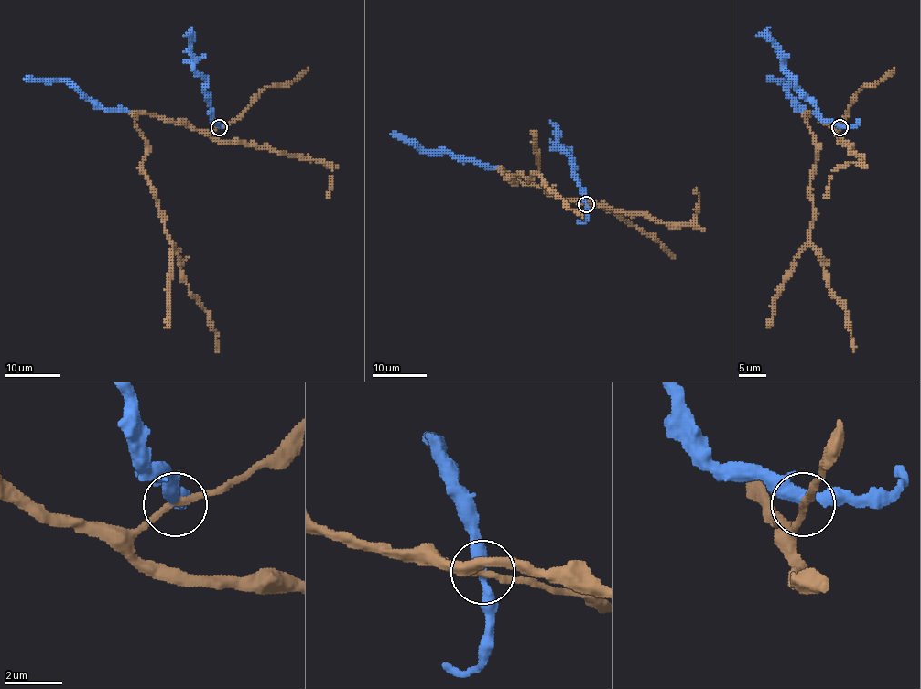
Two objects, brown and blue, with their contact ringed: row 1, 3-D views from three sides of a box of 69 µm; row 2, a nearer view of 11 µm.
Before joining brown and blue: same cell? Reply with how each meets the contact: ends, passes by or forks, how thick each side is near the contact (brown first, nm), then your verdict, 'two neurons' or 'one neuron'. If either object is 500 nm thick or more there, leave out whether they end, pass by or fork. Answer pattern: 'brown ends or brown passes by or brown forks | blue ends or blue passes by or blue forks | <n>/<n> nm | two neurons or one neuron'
brown passes by | blue passes by | 240/380 nm | one neuron

